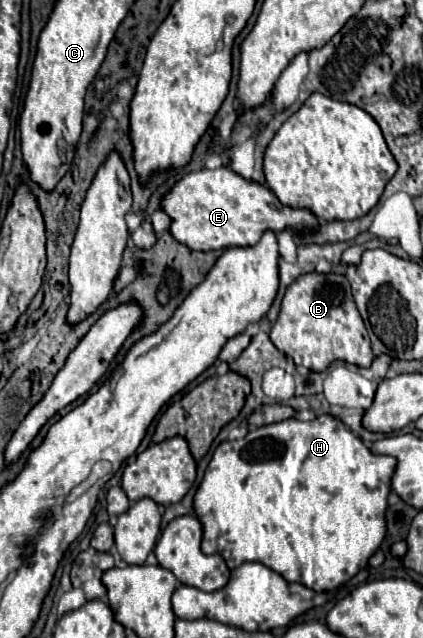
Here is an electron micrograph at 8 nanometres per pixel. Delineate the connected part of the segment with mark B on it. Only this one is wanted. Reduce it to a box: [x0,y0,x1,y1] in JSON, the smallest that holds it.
[271,273,373,371]

